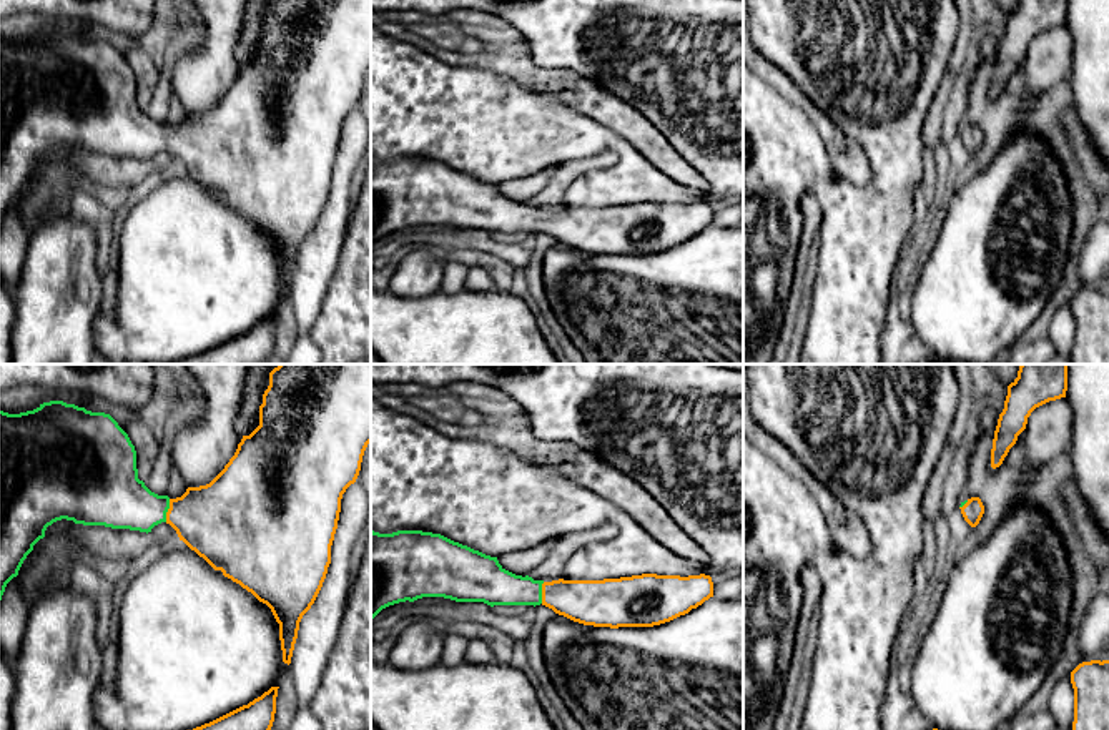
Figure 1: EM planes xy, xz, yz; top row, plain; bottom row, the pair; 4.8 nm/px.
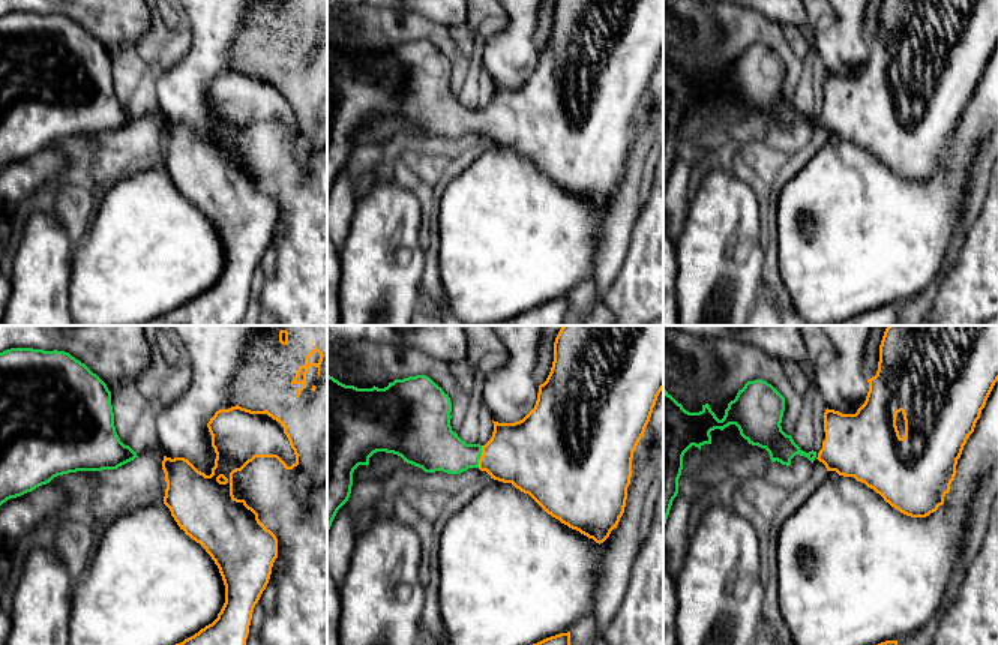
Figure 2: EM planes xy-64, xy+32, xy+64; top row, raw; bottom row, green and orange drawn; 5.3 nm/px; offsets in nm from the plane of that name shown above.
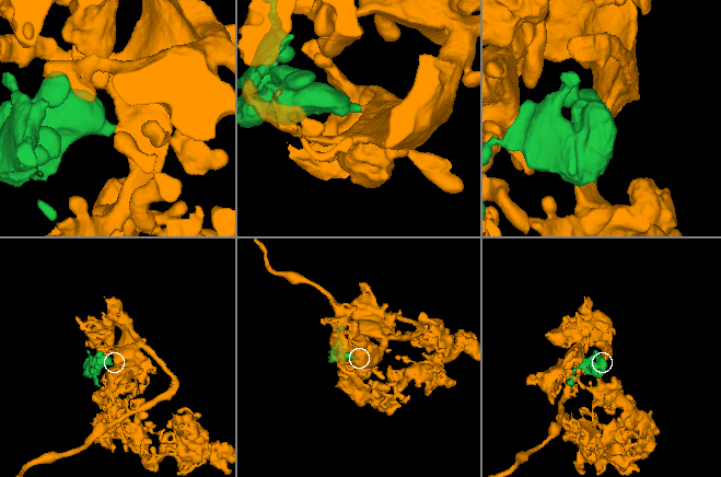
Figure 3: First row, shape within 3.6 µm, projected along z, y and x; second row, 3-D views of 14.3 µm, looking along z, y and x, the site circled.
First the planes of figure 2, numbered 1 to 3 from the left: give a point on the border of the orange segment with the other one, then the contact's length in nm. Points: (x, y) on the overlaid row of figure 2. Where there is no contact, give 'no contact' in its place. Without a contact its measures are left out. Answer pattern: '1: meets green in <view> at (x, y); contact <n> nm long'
1: no contact
2: meets green in xy+32 at (480, 455); contact 120 nm long
3: no contact

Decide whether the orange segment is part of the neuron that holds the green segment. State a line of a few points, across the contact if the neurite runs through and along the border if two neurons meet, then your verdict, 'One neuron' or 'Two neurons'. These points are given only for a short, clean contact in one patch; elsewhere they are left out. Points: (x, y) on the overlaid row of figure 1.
Line: xy (117, 498), (138, 509), (167, 511), (216, 521). One neuron

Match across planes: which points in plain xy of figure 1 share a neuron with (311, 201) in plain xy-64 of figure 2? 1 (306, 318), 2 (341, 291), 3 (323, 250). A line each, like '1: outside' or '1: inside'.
1: outside
2: inside
3: outside

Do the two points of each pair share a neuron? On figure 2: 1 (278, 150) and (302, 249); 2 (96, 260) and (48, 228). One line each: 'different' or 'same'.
1: same
2: different

